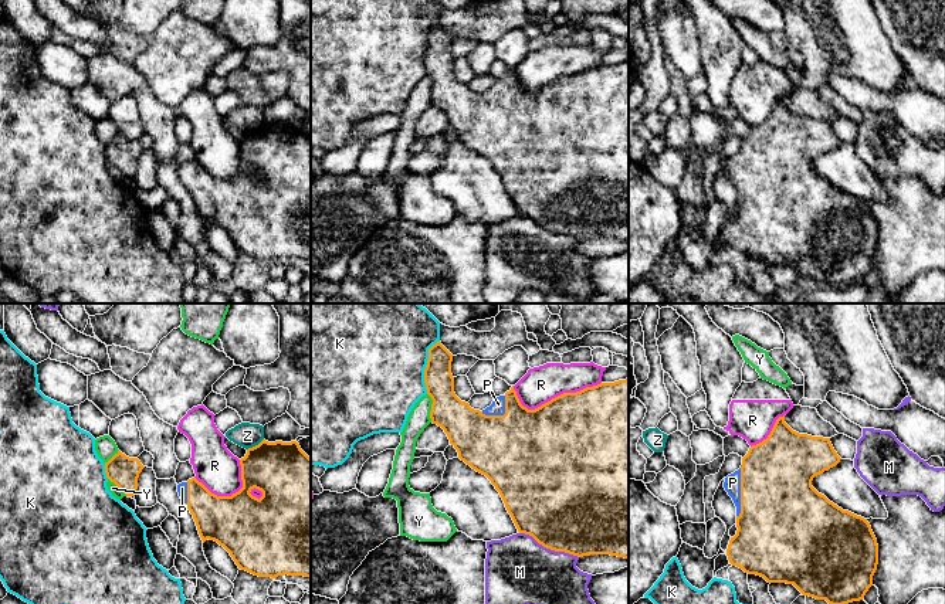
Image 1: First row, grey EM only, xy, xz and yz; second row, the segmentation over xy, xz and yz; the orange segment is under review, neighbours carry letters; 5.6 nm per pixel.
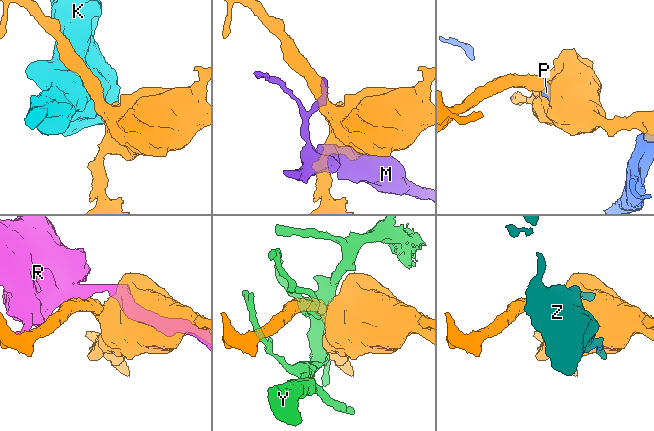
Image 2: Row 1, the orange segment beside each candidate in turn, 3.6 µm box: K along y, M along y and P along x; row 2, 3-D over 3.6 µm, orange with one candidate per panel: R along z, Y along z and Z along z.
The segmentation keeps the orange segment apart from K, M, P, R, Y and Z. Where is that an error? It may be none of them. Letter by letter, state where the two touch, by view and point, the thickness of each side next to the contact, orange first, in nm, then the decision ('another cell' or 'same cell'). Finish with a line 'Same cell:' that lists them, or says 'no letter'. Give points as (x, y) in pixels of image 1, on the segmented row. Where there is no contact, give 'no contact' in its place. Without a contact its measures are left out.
K: contact xz (426, 366); calibres 160 and 500 nm; another cell
M: contact xz (549, 547); calibres 500 and 380 nm; another cell
P: contact yz (741, 491); calibres 440 and 100 nm; same cell
R: contact xz (555, 397); calibres 500 and 200 nm; another cell
Y: contact xz (432, 407); calibres 240 and 120 nm; another cell
Z: contact xy (256, 445); calibres 340 and 140 nm; another cell
Same cell: P

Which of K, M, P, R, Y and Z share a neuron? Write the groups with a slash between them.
K / M / P / R / Y / Z

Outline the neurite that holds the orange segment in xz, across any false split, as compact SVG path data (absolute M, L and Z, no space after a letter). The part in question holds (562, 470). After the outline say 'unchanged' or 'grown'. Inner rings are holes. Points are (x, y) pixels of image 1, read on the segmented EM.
M437 342L429 349L429 360L424 369L427 394L431 397L430 418L447 434L450 444L457 449L458 458L477 472L485 475L499 492L508 513L519 533L532 536L539 544L555 552L565 552L578 557L590 554L610 554L629 559L629 379L614 383L600 383L576 393L563 393L535 410L524 407L514 386L504 396L495 397L485 410L474 410L461 401L454 393L454 377L451 374L453 354Z; grown

